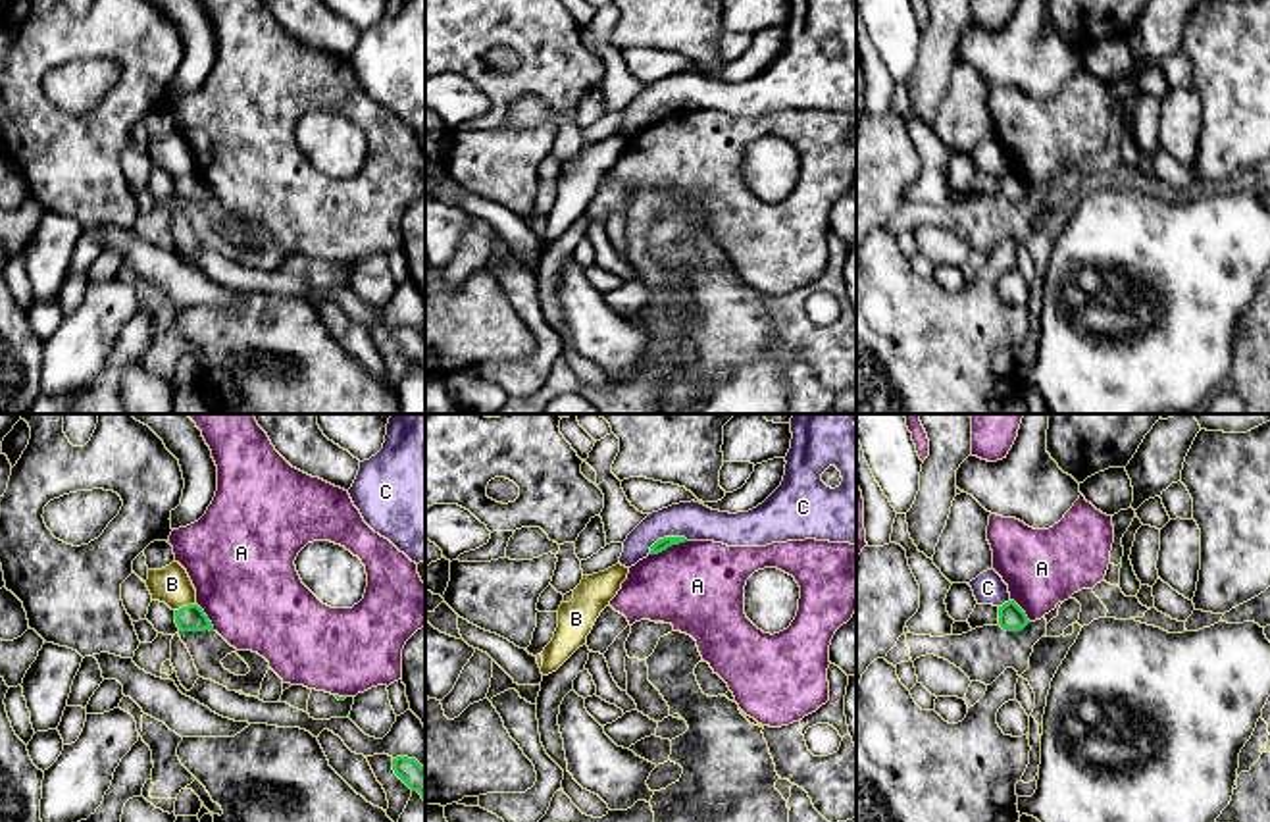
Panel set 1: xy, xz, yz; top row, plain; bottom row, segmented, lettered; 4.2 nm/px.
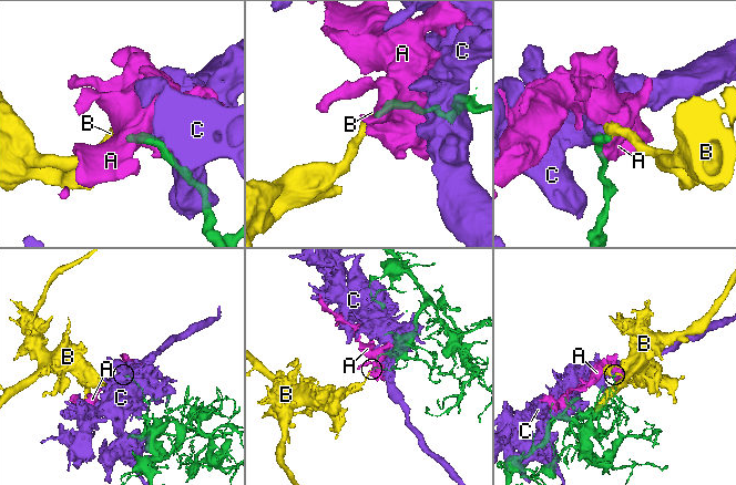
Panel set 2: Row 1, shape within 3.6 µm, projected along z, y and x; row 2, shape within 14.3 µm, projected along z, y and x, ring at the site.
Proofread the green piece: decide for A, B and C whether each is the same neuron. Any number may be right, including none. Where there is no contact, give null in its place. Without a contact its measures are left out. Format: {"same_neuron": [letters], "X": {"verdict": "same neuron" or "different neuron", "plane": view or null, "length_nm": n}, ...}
{"same_neuron": [], "A": {"verdict": "different neuron", "plane": "xz", "length_nm": 170}, "B": {"verdict": "different neuron", "plane": "xy", "length_nm": 90}, "C": {"verdict": "different neuron", "plane": "xz", "length_nm": 190}}

